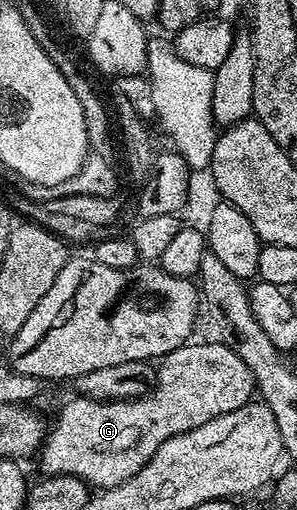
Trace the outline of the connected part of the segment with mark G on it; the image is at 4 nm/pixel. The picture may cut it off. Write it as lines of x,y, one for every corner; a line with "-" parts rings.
187,342
181,348
171,350
160,357
155,368
155,383
144,396
134,400
86,400
72,398
61,408
57,421
52,421
46,431
45,443
41,445
39,461
45,476
74,476
97,490
114,488
127,478
139,474
143,466
153,457
155,450
167,438
195,430
203,422
211,422
219,414
231,414
239,406
250,403
255,396
253,374
247,363
235,350
222,342
216,344
193,344

